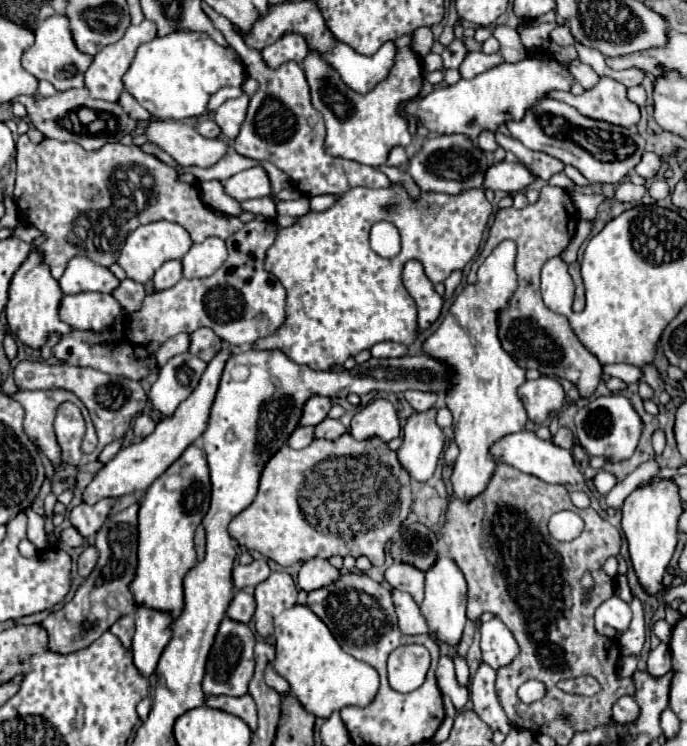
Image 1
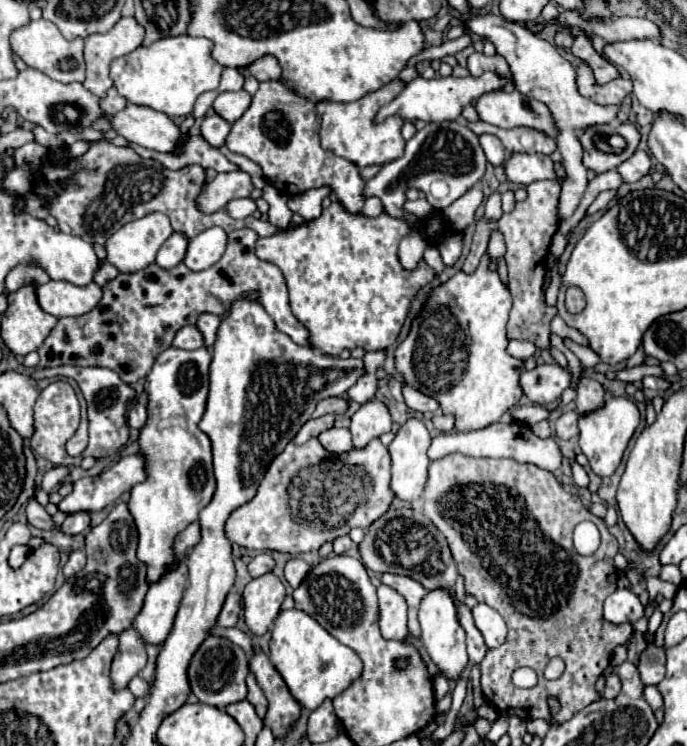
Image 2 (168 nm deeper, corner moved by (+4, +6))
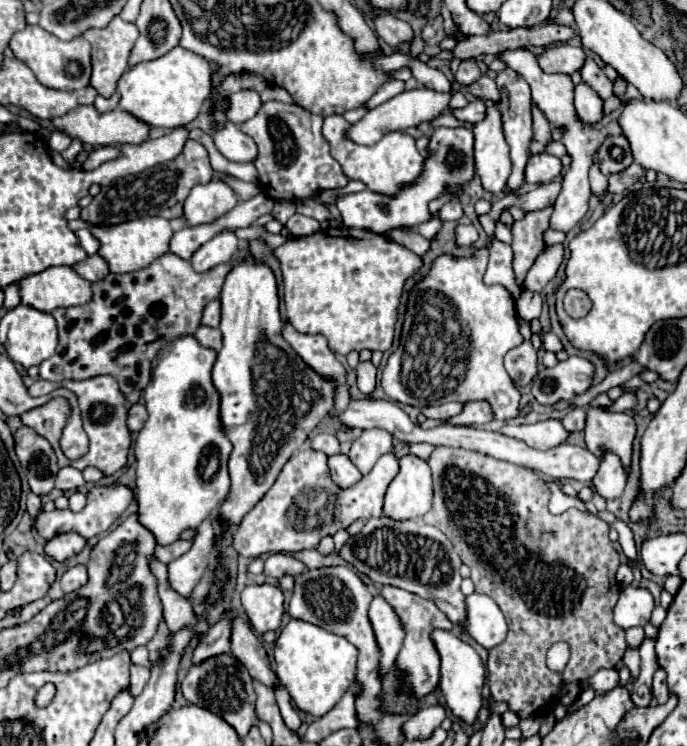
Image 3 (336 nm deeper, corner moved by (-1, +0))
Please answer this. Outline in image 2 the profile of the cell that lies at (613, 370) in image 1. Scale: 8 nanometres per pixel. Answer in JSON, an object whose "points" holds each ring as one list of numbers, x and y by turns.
{"points":[[563,340,563,344,581,360,581,364,585,366,585,368,593,368,595,364,599,364,601,362,601,358,591,350,591,348,585,348,585,346,579,346,579,344,575,344,575,342,571,342,571,340]]}

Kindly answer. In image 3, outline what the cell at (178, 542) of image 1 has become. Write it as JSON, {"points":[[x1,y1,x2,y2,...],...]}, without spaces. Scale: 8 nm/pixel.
{"points":[[194,336,176,338,172,344,160,350,152,370,152,380,144,390,150,418,148,424,144,424,144,428,138,432,134,446,138,462,134,494,138,502,138,520,154,534,158,546,176,542,184,530,196,530,208,516,212,516,212,512,218,510,230,488,226,462,232,444,220,428,220,396,210,378,214,360,216,352,202,348]]}

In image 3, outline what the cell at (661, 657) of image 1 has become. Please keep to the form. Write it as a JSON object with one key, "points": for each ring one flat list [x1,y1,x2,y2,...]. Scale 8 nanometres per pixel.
{"points":[[658,668,656,674,654,674,652,694,654,694,654,698,658,700,658,704,664,704,664,702,670,698,670,694,668,694,668,686,666,686,666,672,664,672,662,668]]}

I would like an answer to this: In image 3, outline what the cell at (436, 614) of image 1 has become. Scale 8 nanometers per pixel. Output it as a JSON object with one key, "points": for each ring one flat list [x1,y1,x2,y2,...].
{"points":[[432,630,432,642,440,654,440,690,446,698,446,706,464,724,474,724,478,710,482,708,482,686,484,686,484,664,478,652,454,636,450,630]]}

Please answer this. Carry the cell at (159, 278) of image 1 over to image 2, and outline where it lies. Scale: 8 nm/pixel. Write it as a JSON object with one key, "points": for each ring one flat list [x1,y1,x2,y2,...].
{"points":[[173,232,171,238,167,238,167,242,163,242,163,246,157,252,157,264,161,268,175,268,187,250,189,238,183,232]]}

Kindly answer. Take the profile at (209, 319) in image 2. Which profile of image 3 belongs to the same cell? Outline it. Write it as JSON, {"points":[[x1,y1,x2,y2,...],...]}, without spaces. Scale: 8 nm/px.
{"points":[[212,300,212,302,204,308,202,324,204,324,204,326,210,326,210,328,218,328,218,324,220,324,220,302,218,302,218,300]]}

